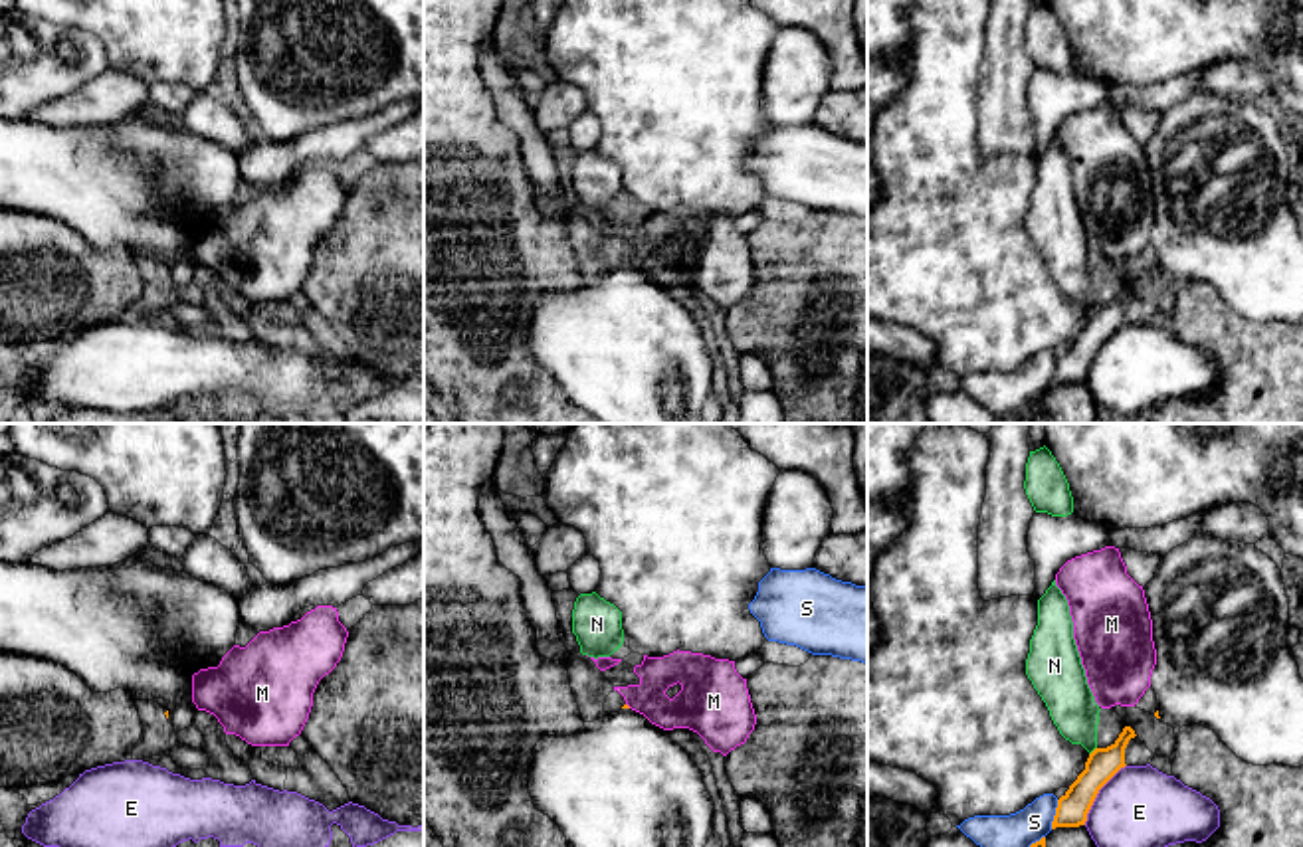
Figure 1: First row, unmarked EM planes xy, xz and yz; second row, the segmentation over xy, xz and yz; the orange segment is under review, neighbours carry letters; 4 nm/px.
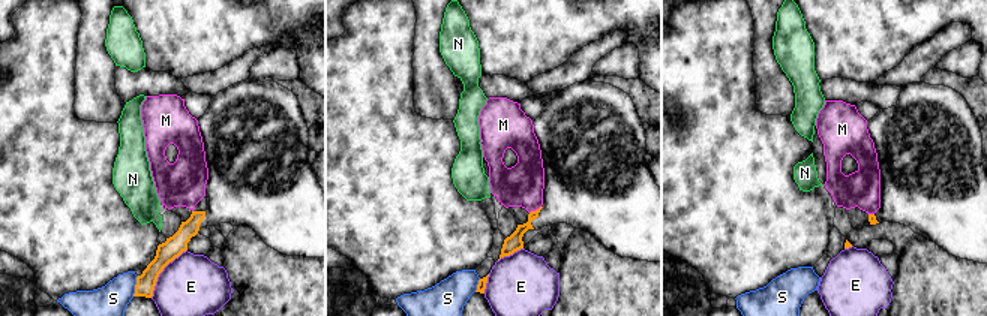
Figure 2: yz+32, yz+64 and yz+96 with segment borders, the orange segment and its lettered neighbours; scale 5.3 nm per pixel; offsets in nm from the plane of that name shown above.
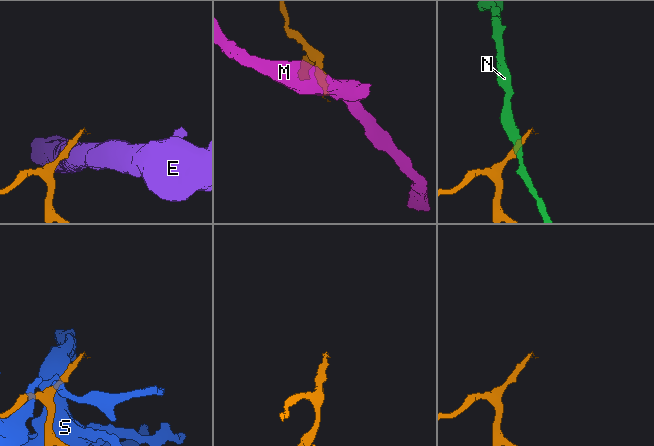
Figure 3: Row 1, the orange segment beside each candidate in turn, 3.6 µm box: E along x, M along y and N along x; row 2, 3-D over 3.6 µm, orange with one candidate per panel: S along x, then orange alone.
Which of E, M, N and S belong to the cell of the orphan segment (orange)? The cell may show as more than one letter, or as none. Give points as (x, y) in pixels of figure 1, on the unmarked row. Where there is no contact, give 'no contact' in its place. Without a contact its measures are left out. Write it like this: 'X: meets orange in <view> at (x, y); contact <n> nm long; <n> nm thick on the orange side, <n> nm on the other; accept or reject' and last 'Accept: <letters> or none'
E: meets orange in yz at (1098, 349); contact 300 nm long; 130 nm thick on the orange side, 360 nm on the other; reject
M: no contact; reject
N: meets orange in yz at (1094, 307); contact 50 nm long; 130 nm thick on the orange side, 190 nm on the other; reject
S: meets orange in yz at (1056, 371); contact 120 nm long; 130 nm thick on the orange side, 180 nm on the other; reject
Accept: none

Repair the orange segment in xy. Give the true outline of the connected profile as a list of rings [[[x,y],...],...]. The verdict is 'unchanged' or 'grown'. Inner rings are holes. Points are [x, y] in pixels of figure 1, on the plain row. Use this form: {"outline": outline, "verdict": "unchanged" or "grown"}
{"outline": [[[147,115],[63,129],[0,119],[0,210],[59,220],[95,249],[123,245],[135,257],[160,253],[176,289],[192,283],[198,269],[192,232],[220,222],[236,202],[240,176],[238,156],[226,146]]], "verdict": "grown"}

